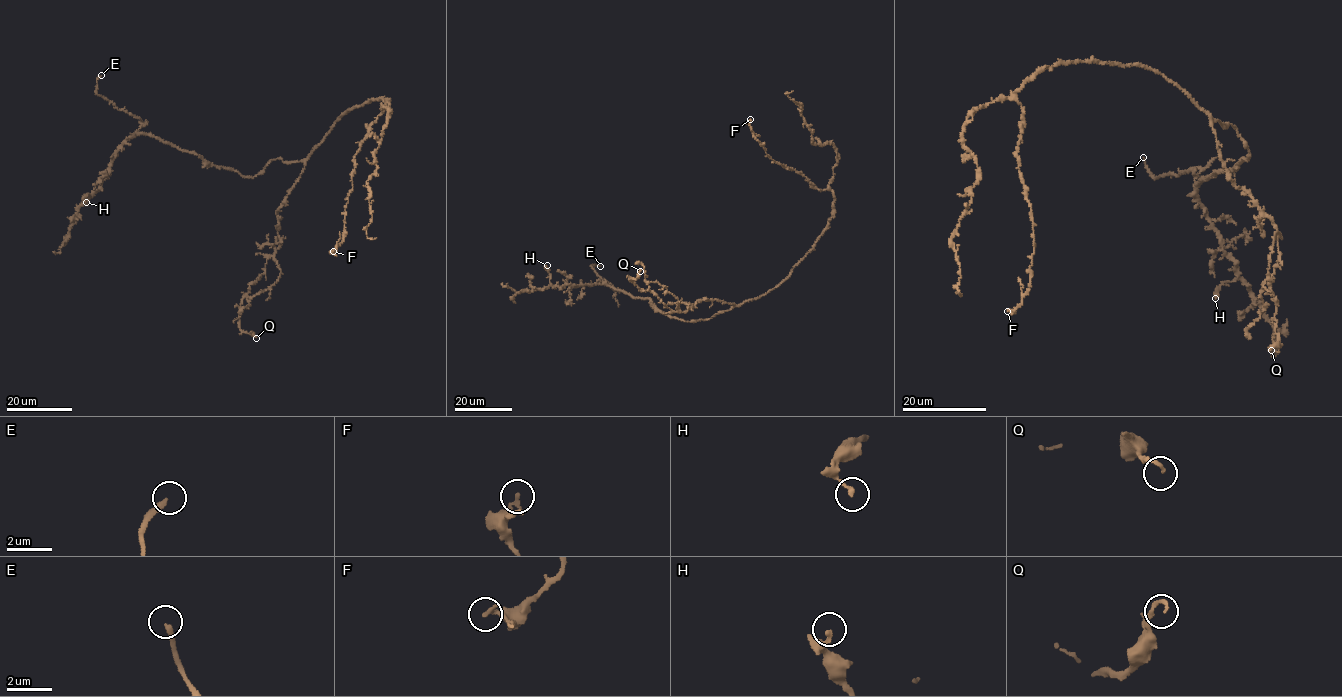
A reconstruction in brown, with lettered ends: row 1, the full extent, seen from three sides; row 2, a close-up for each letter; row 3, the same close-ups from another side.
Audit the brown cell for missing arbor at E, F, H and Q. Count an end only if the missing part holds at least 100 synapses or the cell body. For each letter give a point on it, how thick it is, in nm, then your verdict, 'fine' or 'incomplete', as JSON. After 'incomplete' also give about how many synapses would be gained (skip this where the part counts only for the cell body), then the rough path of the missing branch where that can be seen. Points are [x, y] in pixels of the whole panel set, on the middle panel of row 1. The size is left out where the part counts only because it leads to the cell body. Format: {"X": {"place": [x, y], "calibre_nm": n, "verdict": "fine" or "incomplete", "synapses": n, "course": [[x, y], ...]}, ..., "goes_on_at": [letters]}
{"E": {"place": [600, 266], "calibre_nm": 240, "verdict": "incomplete", "course": [[600, 266], [622, 278]]}, "F": {"place": [750, 119], "calibre_nm": 220, "verdict": "fine"}, "H": {"place": [547, 265], "calibre_nm": 180, "verdict": "fine"}, "Q": {"place": [640, 271], "calibre_nm": 130, "verdict": "fine"}, "goes_on_at": ["E"]}

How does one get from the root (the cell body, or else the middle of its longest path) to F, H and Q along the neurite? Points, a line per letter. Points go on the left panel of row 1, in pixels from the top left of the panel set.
F: (323, 140), (349, 109), (373, 99), (387, 100), (389, 106), (370, 125), (355, 155), (344, 241), (333, 251)
H: (323, 140), (306, 159), (271, 160), (251, 177), (152, 135), (134, 135), (86, 202)
Q: (323, 140), (277, 211), (281, 243), (241, 301), (239, 328), (256, 338)

